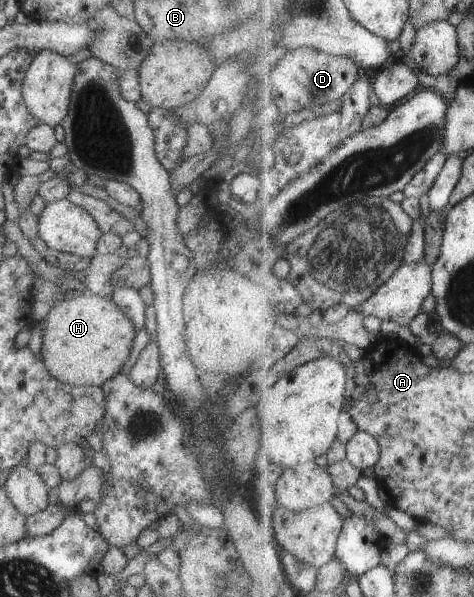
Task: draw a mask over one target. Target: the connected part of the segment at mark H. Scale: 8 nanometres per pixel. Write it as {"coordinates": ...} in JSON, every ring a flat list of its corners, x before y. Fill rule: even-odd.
{"coordinates":[[89,291,72,295,69,299,55,301,42,319,41,331,42,345,38,357,52,377,71,386,101,386,106,380,112,379,126,363,135,334,130,319,114,305,111,299]]}

